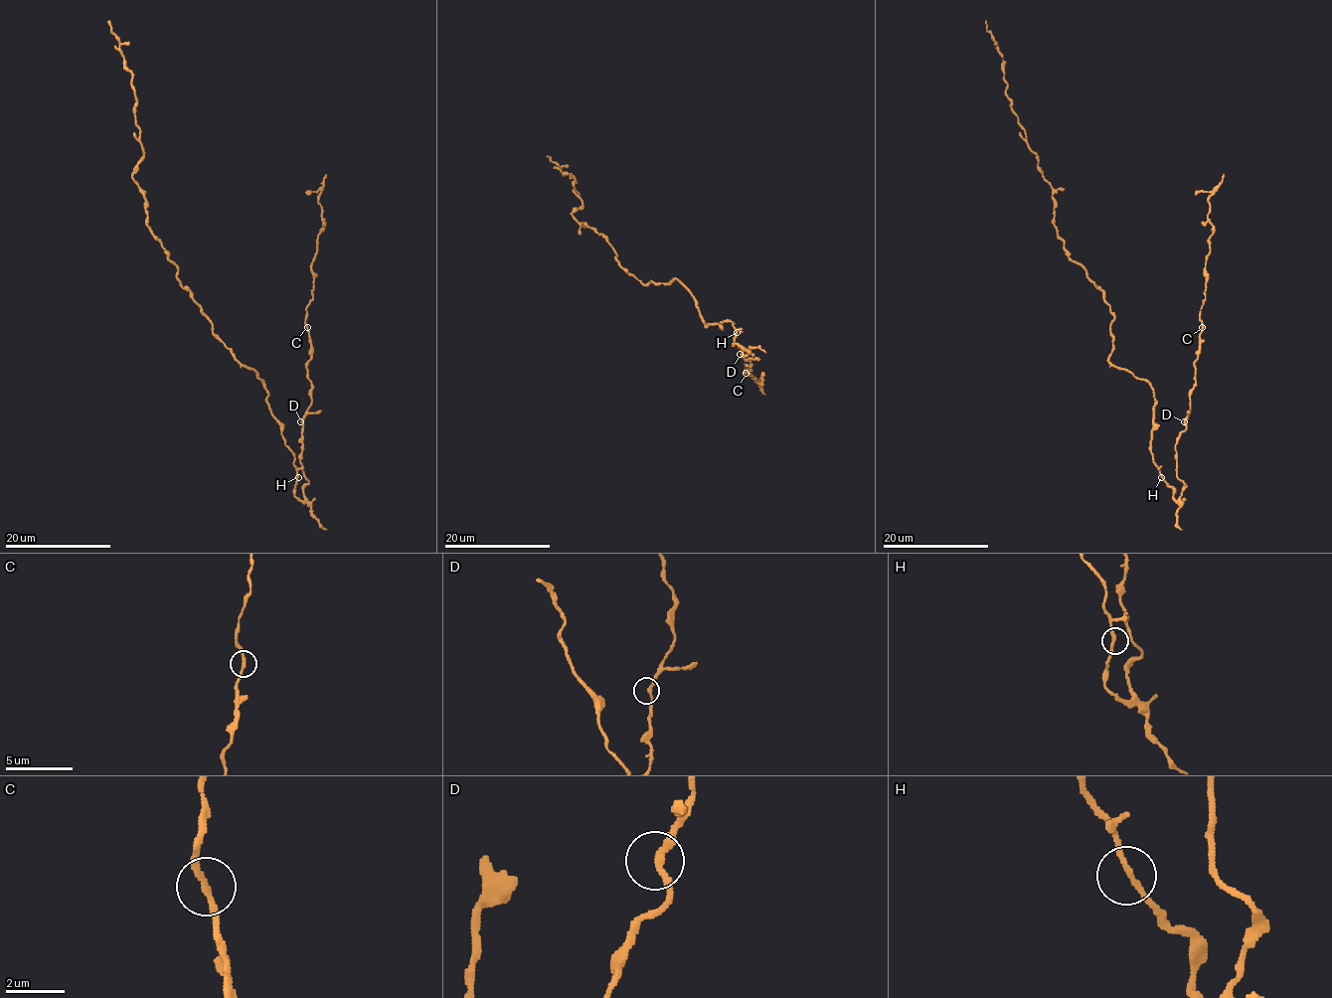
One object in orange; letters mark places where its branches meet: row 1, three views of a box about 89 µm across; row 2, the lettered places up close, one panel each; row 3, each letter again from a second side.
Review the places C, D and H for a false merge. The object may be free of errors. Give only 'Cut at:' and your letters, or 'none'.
Cut at: none

